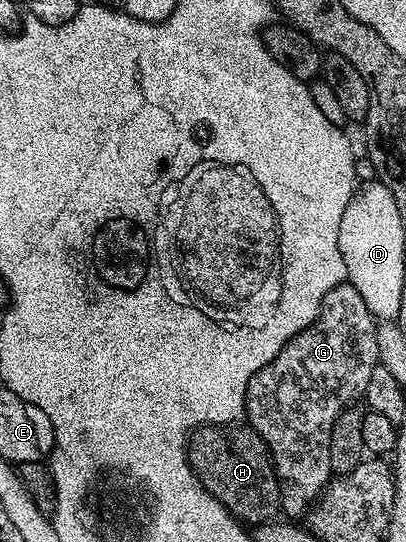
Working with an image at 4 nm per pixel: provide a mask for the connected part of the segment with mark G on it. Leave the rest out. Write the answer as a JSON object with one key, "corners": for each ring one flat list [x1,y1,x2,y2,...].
{"corners":[[341,282,327,296,323,296,321,315,303,332,299,332,287,345,247,384,245,413,248,425,267,444,273,457,277,483,281,486,281,510,289,520,308,515,311,507,325,493,331,482,331,432,335,420,349,406,364,399,367,380,379,365,376,346,378,323,363,304,363,296,348,282]]}

